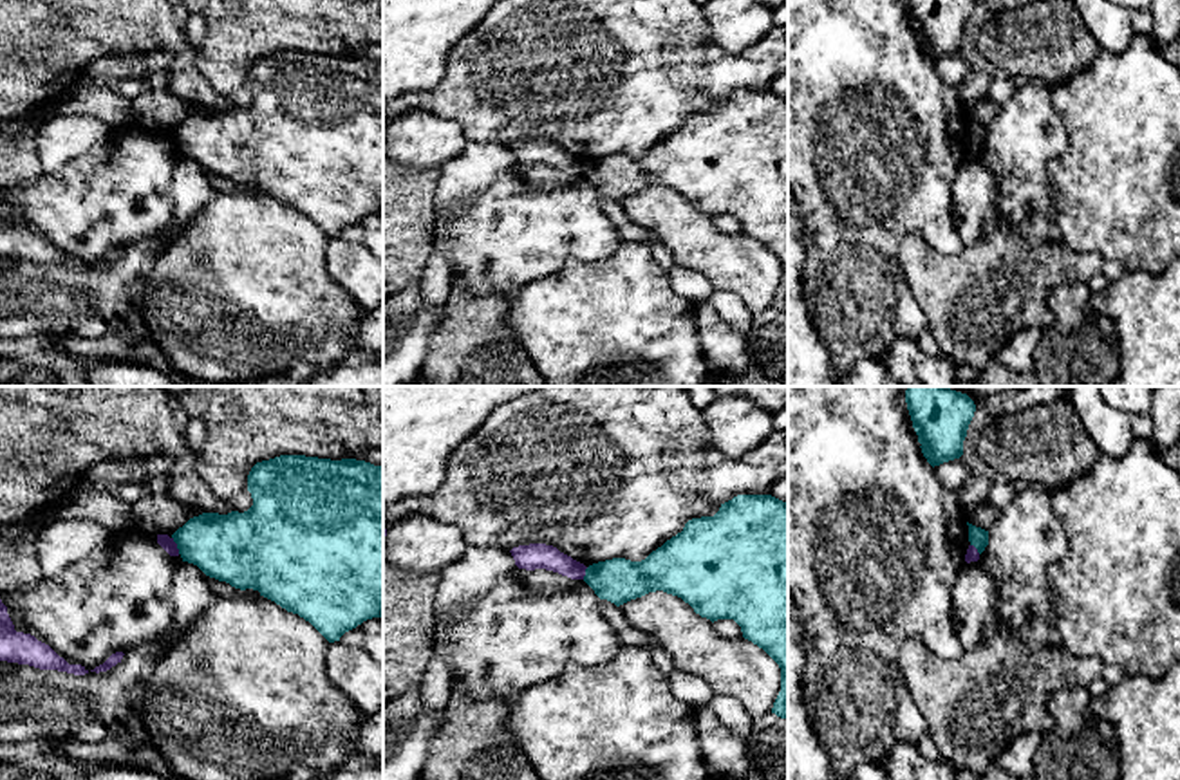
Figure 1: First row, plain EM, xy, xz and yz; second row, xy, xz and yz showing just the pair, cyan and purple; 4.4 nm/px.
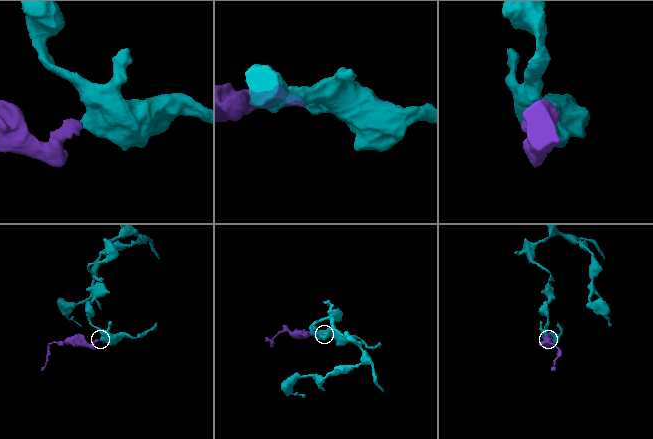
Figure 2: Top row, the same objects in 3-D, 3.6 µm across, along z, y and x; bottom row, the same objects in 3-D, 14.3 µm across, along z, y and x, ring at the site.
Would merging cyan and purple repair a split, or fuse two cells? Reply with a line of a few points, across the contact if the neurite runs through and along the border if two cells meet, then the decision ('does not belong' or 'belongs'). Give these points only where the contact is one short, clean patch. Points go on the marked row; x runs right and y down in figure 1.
line xy (172, 537), (179, 553); does not belong

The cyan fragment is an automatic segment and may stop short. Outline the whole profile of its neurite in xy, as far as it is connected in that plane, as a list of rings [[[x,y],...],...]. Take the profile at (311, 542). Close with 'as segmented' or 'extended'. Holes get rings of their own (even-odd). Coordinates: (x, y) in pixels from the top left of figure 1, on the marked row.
[[[280,455],[251,468],[248,491],[253,498],[248,511],[202,513],[172,534],[183,562],[235,589],[258,590],[309,621],[329,643],[340,641],[363,621],[383,616],[383,466],[356,459]]]; as segmented

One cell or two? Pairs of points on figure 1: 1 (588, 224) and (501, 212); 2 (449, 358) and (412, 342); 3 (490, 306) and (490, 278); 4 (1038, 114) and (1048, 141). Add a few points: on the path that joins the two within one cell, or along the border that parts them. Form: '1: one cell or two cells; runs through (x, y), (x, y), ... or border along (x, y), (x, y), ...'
1: one cell; runs through (566, 222), (561, 219), (523, 219)
2: two cells; border along (445, 309), (445, 316), (434, 331), (420, 367)
3: two cells; border along (452, 278), (472, 293), (510, 297)
4: one cell; runs through (1038, 121), (1041, 134)

